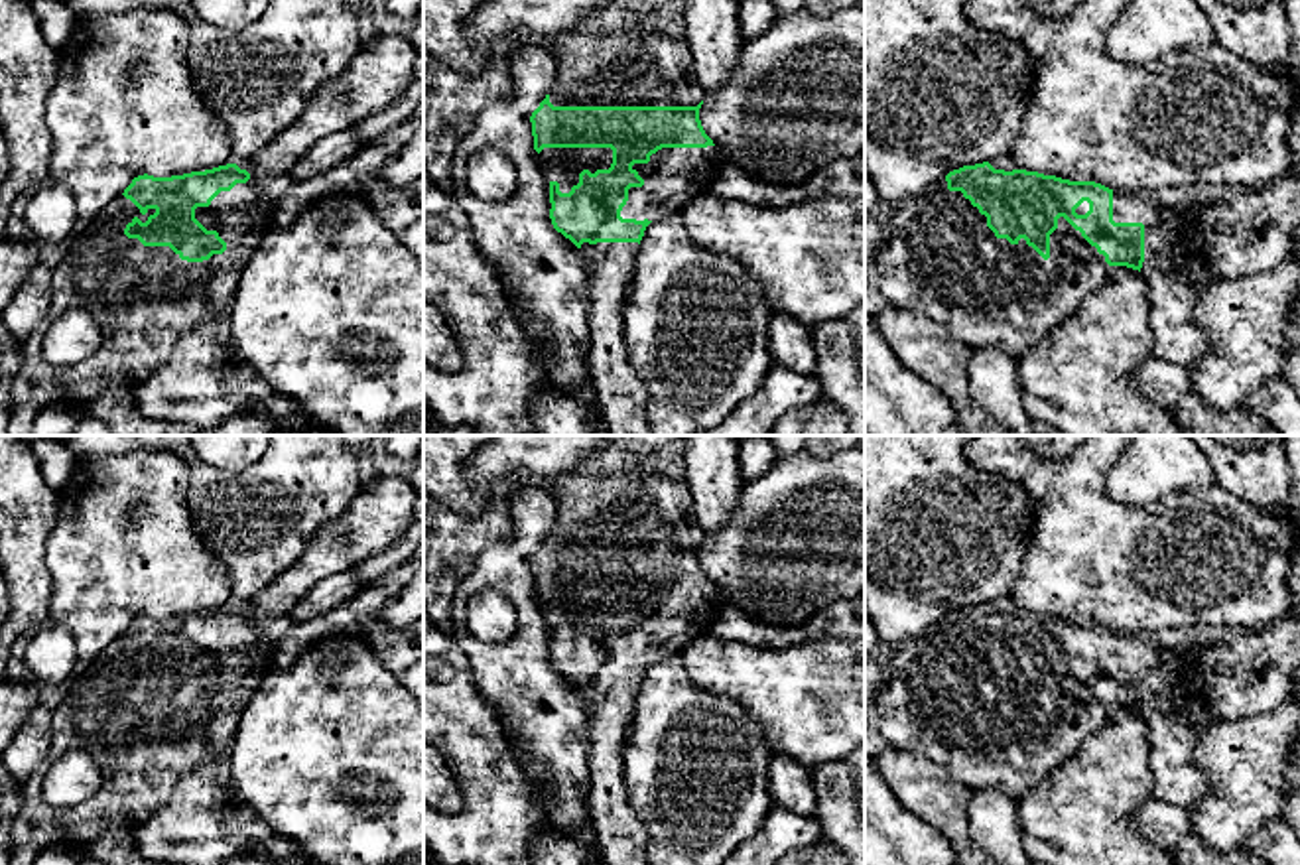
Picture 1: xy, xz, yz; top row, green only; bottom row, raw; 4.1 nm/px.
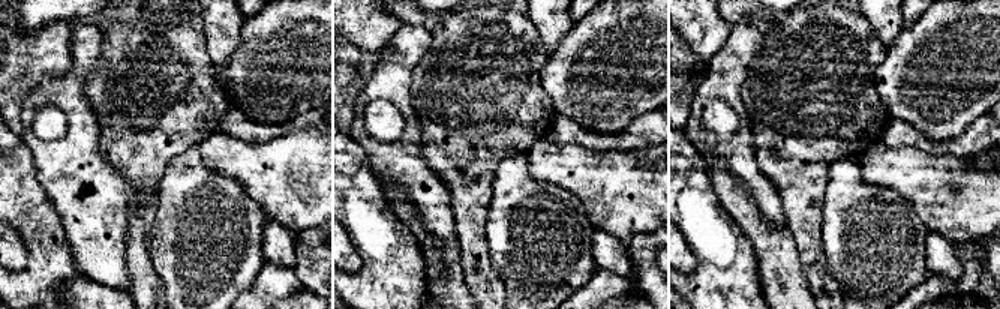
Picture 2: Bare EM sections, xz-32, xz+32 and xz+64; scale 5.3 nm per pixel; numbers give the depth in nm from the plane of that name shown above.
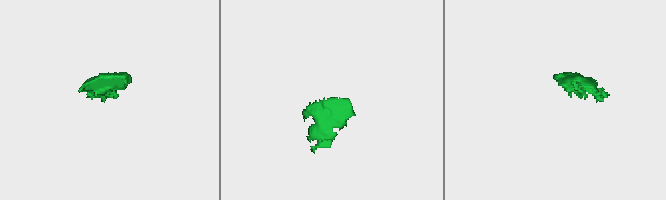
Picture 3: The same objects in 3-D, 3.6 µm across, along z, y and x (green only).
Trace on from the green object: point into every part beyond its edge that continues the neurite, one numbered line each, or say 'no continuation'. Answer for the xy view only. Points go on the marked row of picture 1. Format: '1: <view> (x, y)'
1: xy (144, 298)

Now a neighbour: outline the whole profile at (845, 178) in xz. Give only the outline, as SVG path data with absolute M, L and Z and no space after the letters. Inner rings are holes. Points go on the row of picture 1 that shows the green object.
M865 152L833 162L812 173L808 181L792 185L768 183L748 175L739 166L723 164L707 193L770 209L829 195L865 197Z

